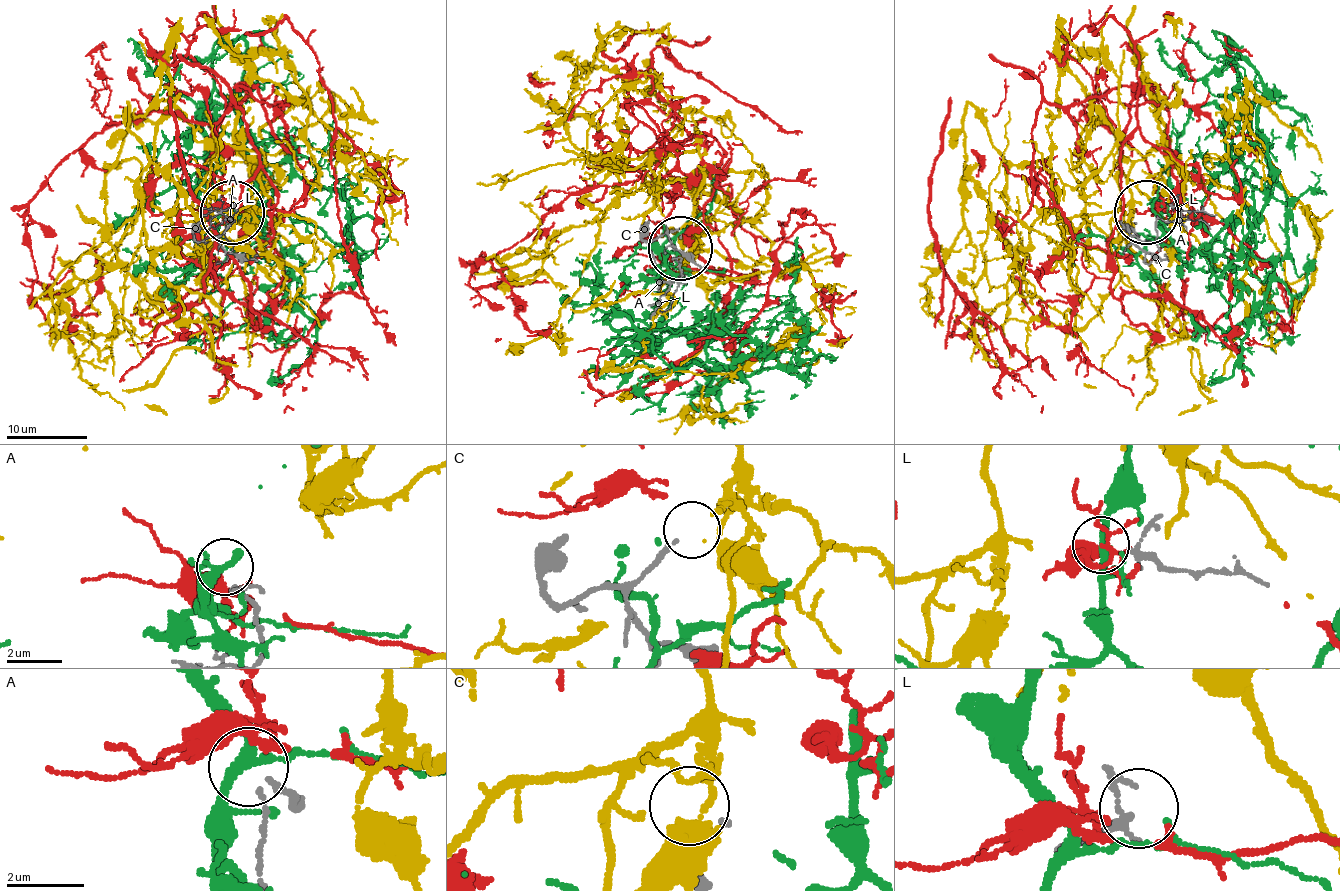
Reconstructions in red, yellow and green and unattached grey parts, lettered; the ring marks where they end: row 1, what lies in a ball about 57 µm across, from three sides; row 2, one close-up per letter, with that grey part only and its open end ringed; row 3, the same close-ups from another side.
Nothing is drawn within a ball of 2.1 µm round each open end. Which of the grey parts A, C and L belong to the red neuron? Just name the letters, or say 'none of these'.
none of these

